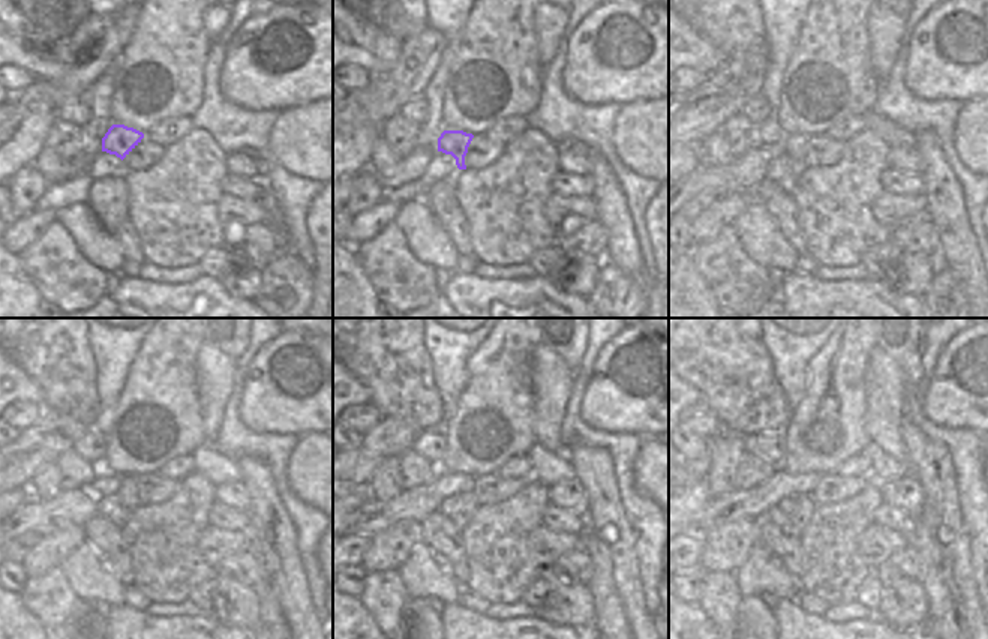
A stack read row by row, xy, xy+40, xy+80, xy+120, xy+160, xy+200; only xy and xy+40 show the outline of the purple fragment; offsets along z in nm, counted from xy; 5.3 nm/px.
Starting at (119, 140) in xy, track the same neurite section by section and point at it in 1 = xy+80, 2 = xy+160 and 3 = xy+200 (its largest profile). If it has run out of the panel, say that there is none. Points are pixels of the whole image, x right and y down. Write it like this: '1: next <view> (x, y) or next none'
1: next xy+80 (795, 144)
2: next xy+160 (470, 506)
3: next xy+200 (805, 509)

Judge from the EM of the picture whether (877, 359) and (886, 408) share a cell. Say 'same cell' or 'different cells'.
same cell

